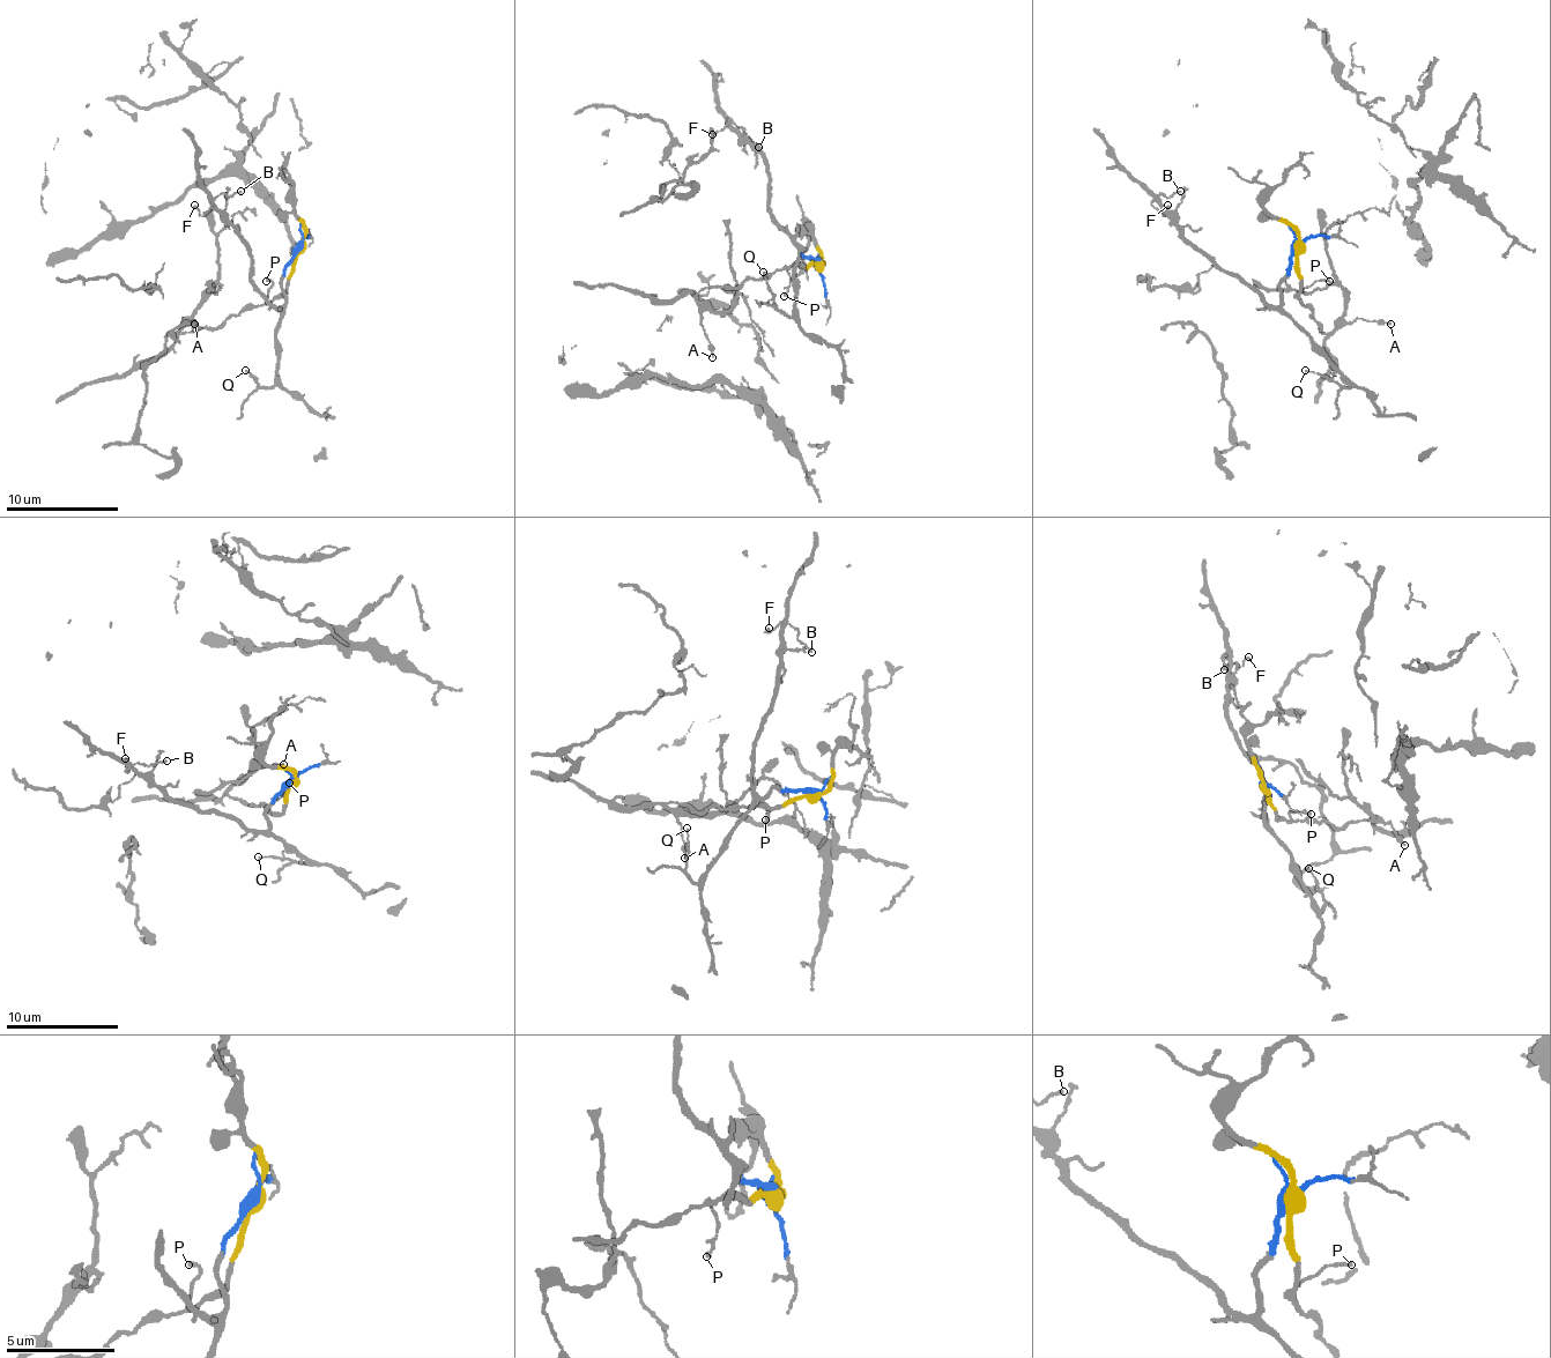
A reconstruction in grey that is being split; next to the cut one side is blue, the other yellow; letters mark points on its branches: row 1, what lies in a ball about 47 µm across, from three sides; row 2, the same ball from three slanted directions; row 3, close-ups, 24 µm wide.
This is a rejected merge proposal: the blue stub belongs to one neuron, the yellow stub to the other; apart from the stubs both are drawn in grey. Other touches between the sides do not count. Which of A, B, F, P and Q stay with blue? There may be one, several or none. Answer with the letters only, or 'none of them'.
B, F, Q

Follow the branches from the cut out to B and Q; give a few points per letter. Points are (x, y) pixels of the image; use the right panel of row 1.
B: (1299, 246), (1279, 286), (1279, 302), (1268, 305), (1237, 277), (1221, 272), (1159, 201), (1162, 193), (1181, 190)
Q: (1299, 246), (1279, 286), (1282, 311), (1349, 386), (1304, 369)

